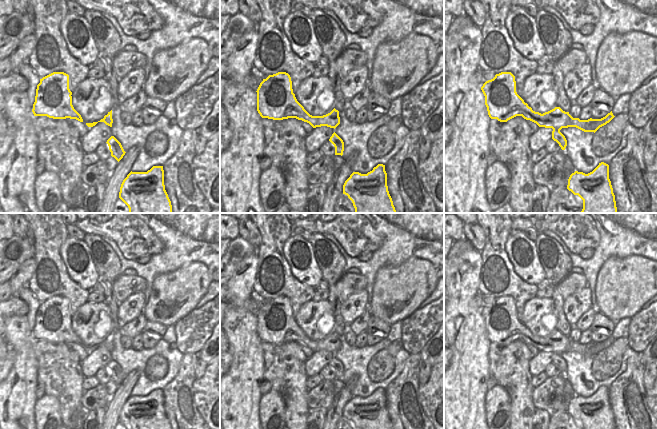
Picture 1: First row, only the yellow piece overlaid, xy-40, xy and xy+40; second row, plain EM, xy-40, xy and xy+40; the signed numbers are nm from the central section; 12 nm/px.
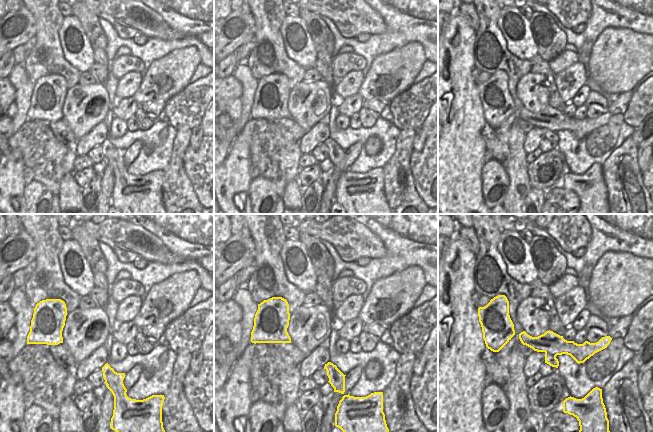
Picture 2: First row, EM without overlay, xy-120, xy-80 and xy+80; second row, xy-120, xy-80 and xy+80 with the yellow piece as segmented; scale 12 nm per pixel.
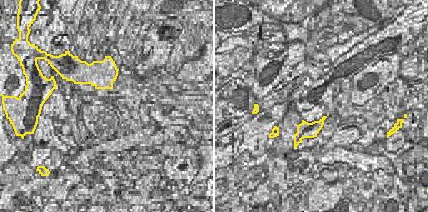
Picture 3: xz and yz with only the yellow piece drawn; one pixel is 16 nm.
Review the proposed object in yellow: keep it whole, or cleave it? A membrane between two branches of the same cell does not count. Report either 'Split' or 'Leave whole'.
Leave whole.

